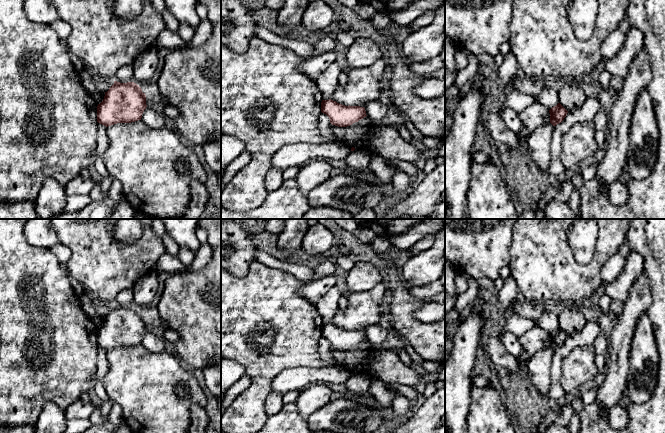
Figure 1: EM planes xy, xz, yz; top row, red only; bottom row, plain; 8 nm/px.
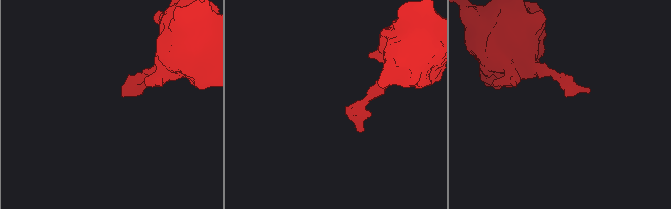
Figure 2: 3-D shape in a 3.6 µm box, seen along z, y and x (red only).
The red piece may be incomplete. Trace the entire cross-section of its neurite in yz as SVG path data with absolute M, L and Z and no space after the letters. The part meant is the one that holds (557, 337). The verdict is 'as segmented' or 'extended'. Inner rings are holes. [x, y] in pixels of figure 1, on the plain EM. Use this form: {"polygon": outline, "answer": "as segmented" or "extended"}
{"polygon": "M558 327L556 330L552 331L549 334L549 337L550 347L553 350L556 350L557 348L561 347L564 344L568 335L560 327Z", "answer": "as segmented"}

